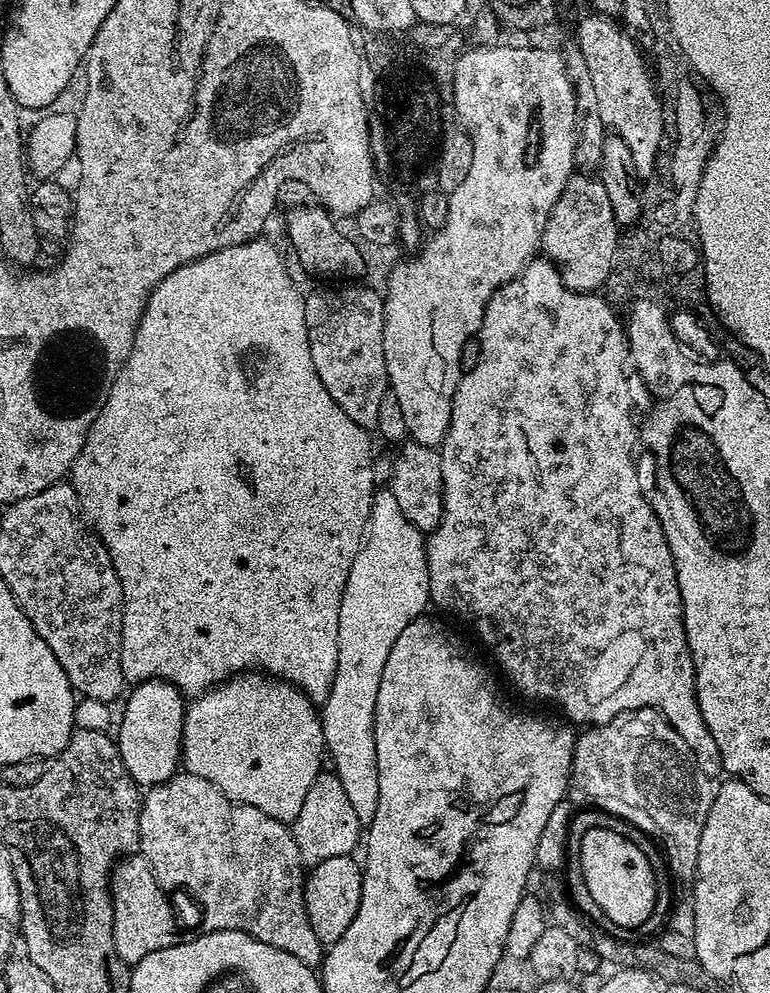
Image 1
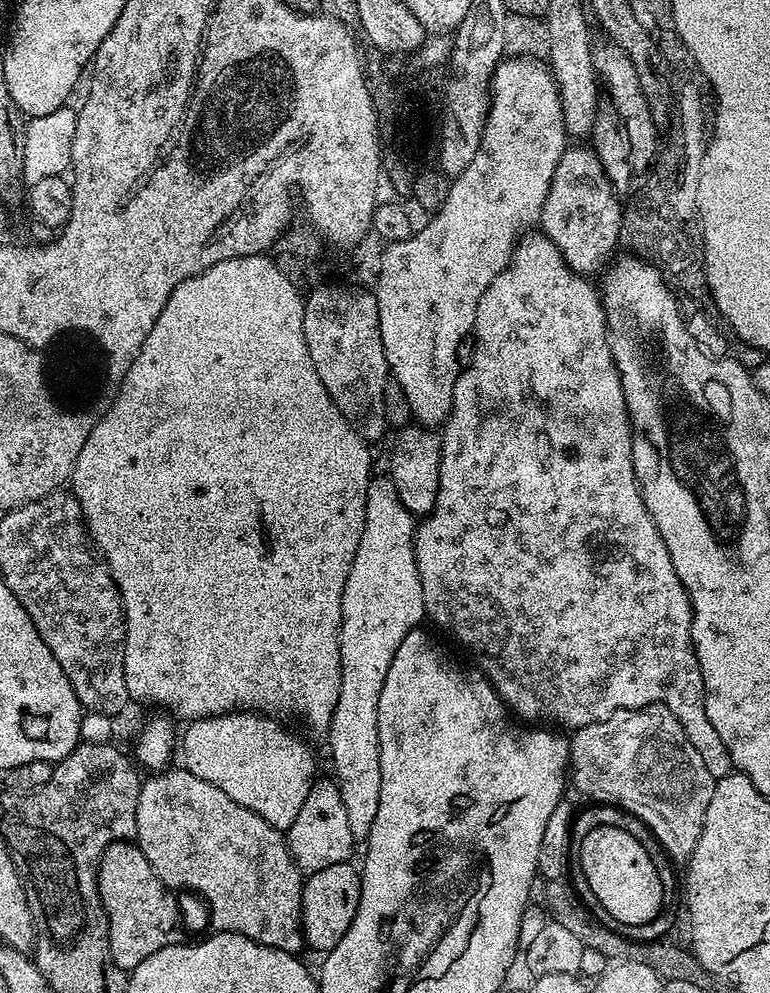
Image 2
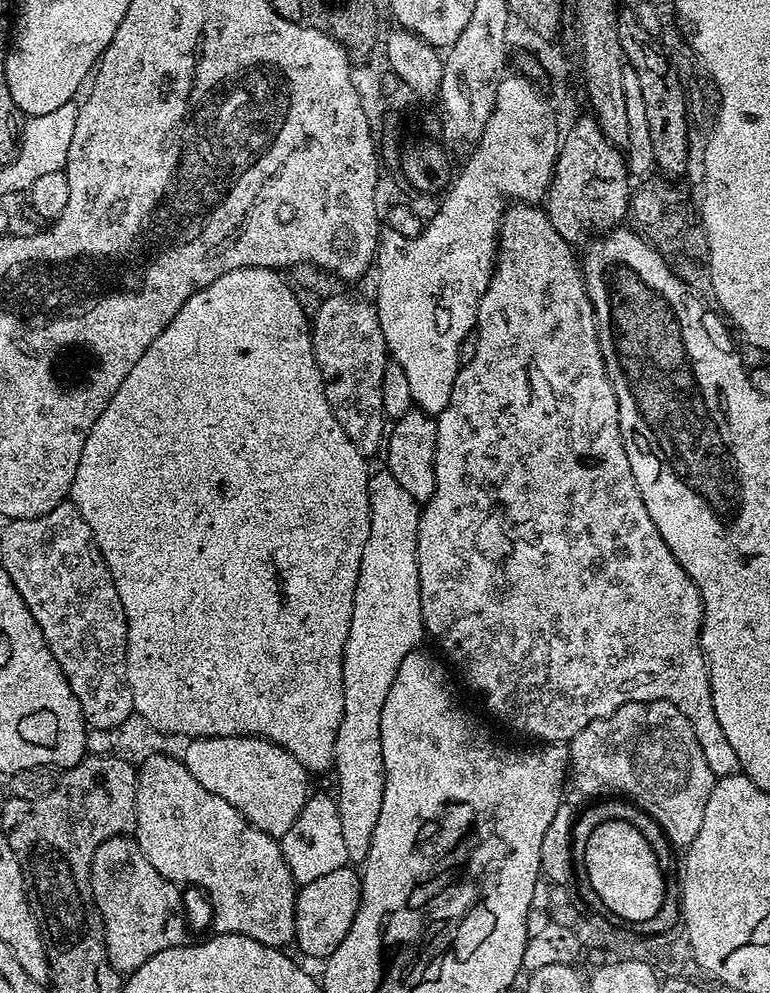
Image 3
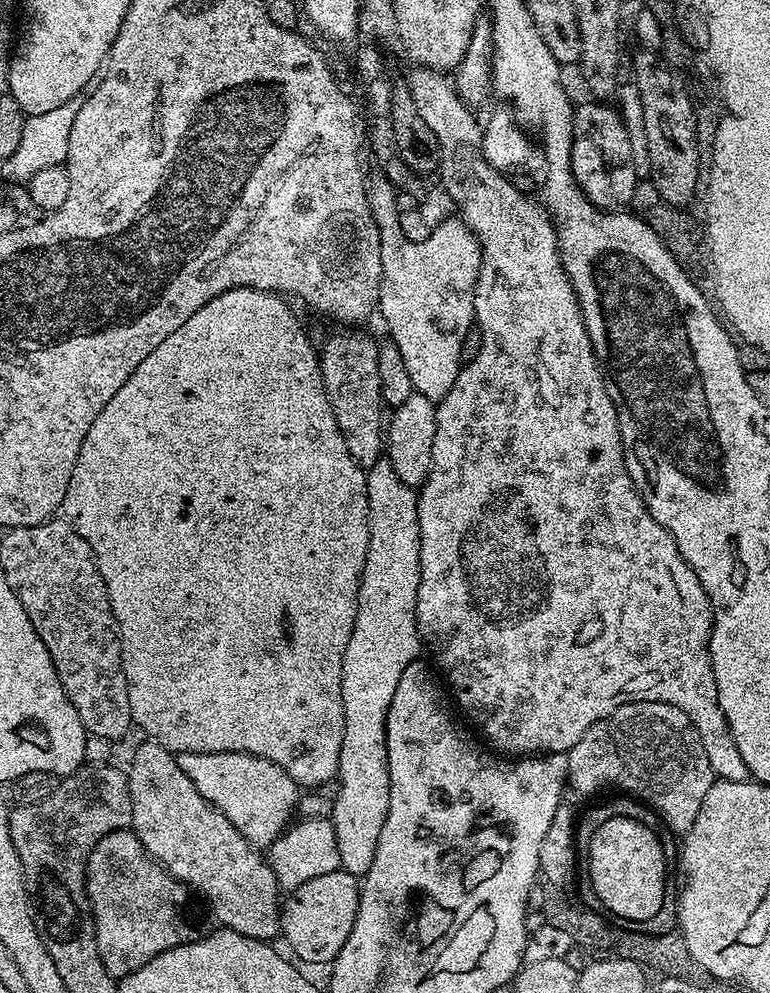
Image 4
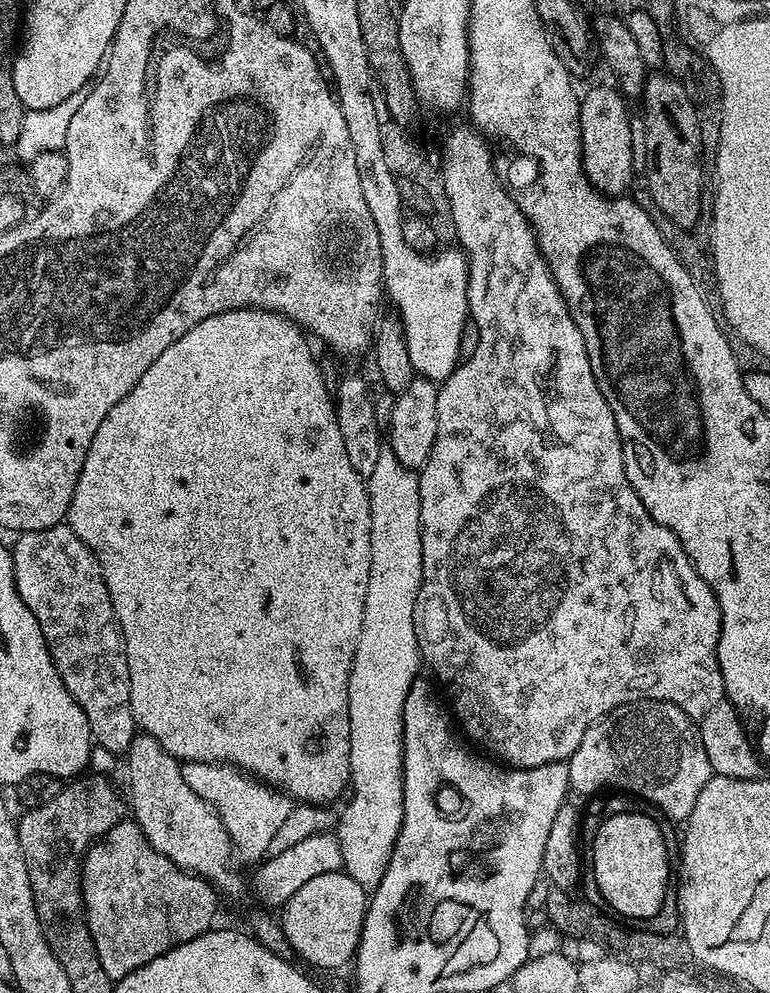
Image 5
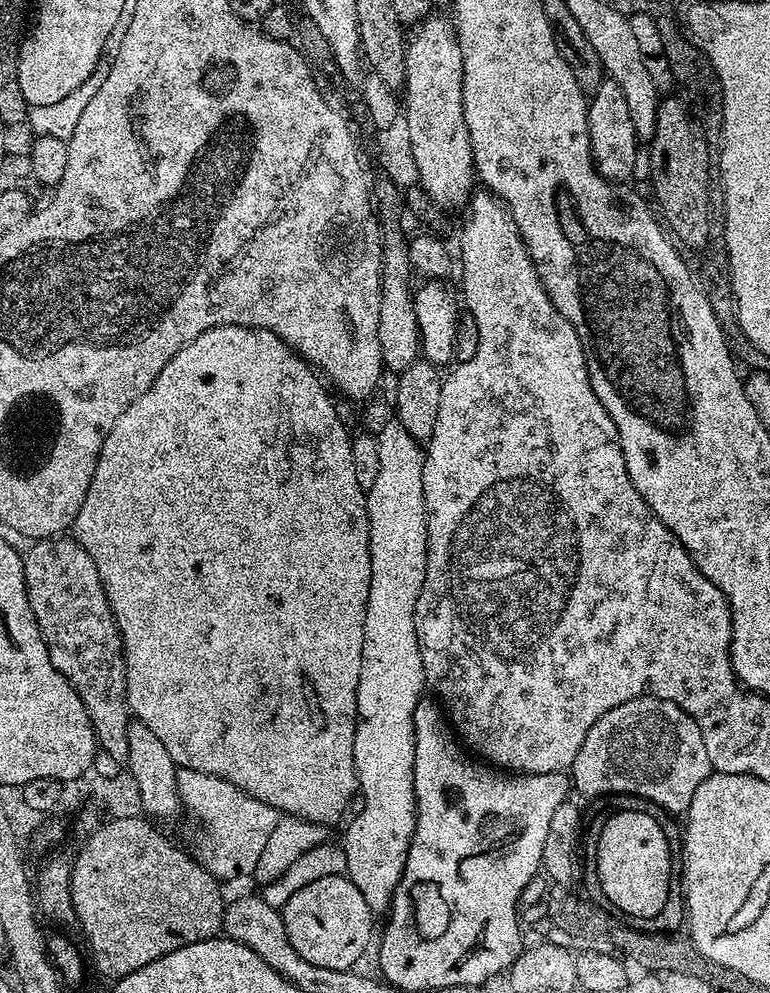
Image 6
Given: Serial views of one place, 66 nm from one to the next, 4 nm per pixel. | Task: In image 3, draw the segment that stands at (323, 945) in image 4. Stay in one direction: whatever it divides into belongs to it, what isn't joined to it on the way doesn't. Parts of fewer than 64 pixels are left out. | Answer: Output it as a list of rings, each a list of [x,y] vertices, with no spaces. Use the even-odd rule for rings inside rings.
[[[355,867],[339,868],[306,884],[299,905],[295,907],[296,939],[294,941],[304,955],[325,960],[334,950],[343,947],[361,898],[361,873],[357,869],[355,872],[352,868]]]

